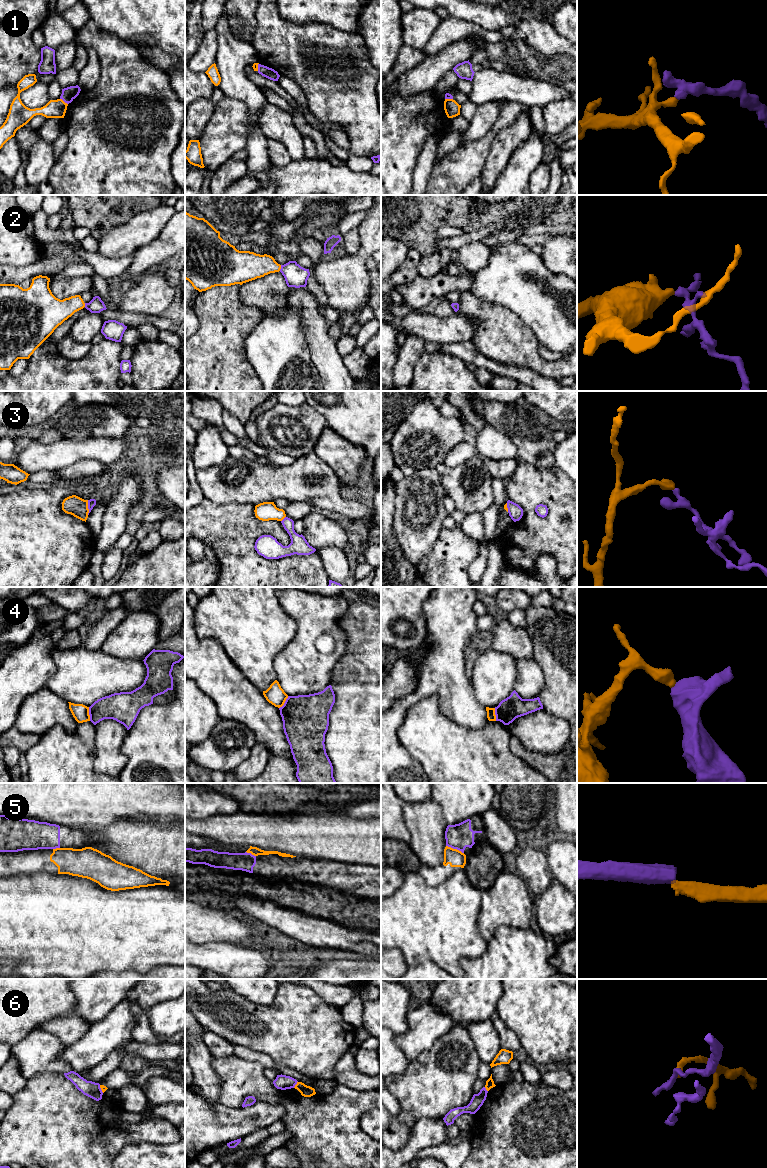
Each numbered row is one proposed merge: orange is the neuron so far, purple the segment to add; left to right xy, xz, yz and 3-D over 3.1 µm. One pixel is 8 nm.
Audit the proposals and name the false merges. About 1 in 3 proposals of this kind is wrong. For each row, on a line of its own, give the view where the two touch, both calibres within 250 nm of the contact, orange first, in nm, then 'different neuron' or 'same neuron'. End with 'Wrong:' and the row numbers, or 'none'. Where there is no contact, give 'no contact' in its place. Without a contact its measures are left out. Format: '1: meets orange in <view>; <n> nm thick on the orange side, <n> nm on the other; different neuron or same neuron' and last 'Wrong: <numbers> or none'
1: meets orange in xy; 140 nm thick on the orange side, 110 nm on the other; different neuron
2: meets orange in xz; 220 nm thick on the orange side, 180 nm on the other; same neuron
3: meets orange in xy; 160 nm thick on the orange side, 60 nm on the other; different neuron
4: meets orange in xy; 140 nm thick on the orange side, 220 nm on the other; different neuron
5: meets orange in yz; 140 nm thick on the orange side, 200 nm on the other; different neuron
6: meets orange in xz; 90 nm thick on the orange side, 120 nm on the other; different neuron
Wrong: 1, 3, 4, 5, 6

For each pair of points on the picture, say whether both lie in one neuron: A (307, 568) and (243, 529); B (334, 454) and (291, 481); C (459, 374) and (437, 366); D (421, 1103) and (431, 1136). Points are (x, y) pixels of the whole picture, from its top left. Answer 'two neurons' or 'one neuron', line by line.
A: one neuron
B: two neurons
C: one neuron
D: two neurons

